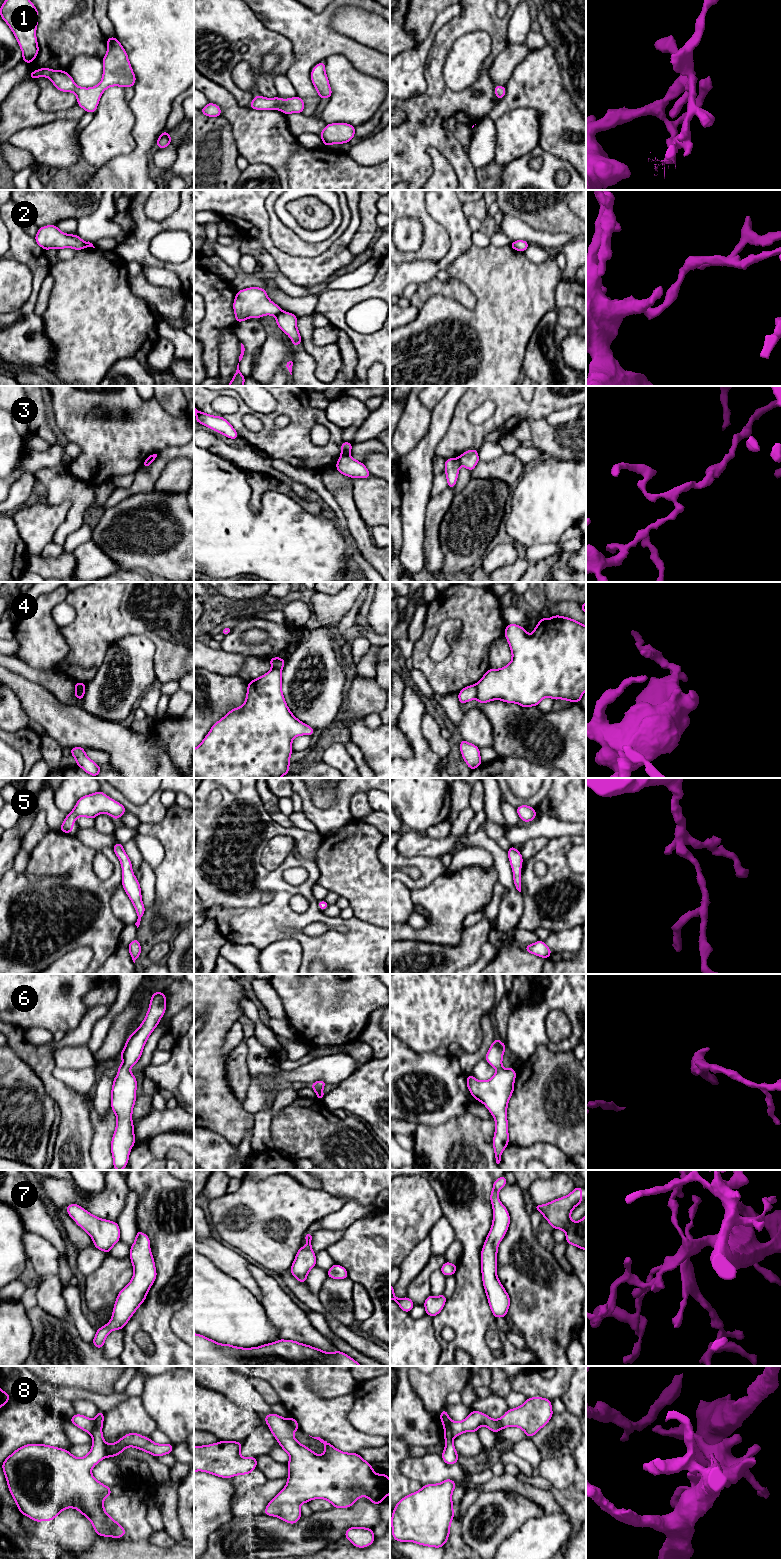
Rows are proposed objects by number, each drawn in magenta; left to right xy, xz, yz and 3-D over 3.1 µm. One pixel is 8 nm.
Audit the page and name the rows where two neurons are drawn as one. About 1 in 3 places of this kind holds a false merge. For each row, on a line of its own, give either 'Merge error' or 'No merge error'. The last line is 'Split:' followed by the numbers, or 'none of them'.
1: No merge error
2: Merge error
3: Merge error
4: Merge error
5: No merge error
6: No merge error
7: No merge error
8: Merge error
Split: 2, 3, 4, 8

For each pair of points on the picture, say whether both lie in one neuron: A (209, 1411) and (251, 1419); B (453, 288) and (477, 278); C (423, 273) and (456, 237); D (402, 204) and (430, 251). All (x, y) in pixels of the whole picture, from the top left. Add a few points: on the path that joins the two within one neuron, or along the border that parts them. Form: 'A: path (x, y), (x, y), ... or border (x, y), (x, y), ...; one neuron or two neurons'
A: path (219, 1416), (224, 1419), (241, 1419); one neuron
B: border (451, 276), (459, 279), (472, 292), (475, 304); two neurons
C: path (434, 267), (441, 265), (456, 248); one neuron
D: path (415, 210), (430, 226), (430, 238); one neuron

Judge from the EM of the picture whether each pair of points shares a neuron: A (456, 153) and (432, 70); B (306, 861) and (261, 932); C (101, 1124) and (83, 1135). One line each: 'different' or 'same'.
A: same
B: same
C: different

